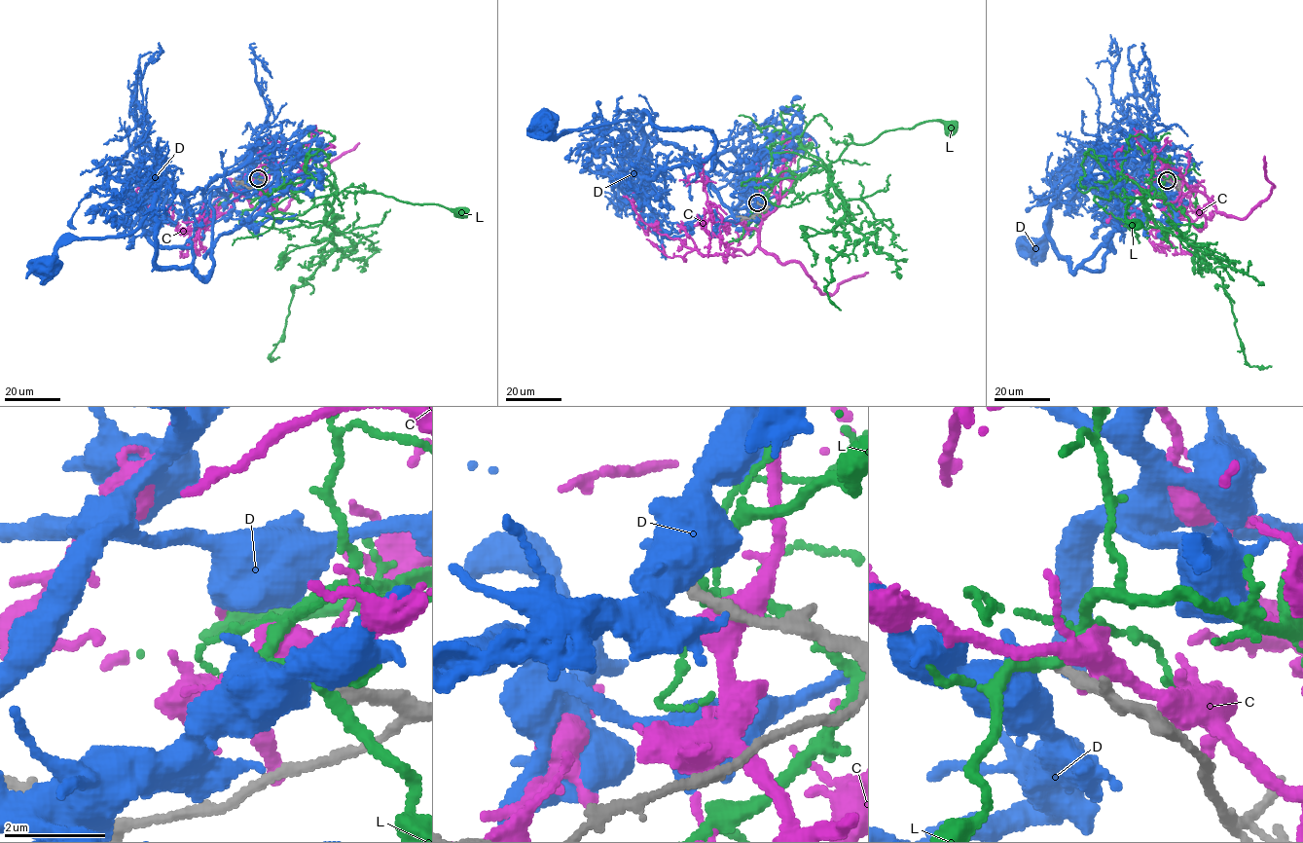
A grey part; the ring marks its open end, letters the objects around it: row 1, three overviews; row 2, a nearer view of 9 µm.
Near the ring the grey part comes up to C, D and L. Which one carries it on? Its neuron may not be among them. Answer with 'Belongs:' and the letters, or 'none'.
Belongs: none

